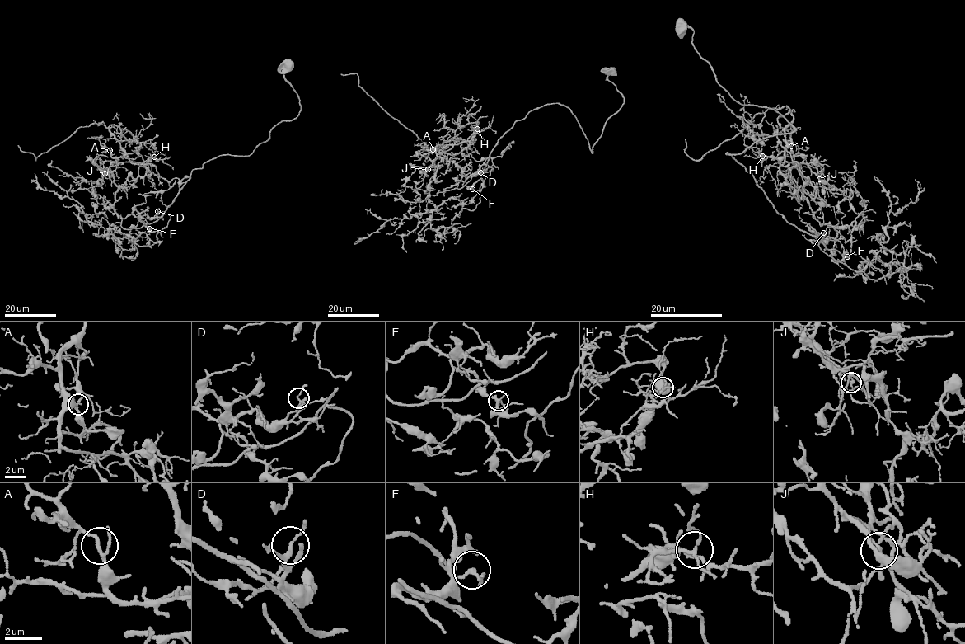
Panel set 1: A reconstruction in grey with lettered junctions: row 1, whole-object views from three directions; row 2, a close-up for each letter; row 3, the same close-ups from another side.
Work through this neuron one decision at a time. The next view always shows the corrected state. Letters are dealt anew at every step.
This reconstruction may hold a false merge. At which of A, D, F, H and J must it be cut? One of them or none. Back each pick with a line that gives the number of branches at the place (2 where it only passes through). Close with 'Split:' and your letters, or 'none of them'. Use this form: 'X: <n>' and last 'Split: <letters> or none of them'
J: 3
Split: J

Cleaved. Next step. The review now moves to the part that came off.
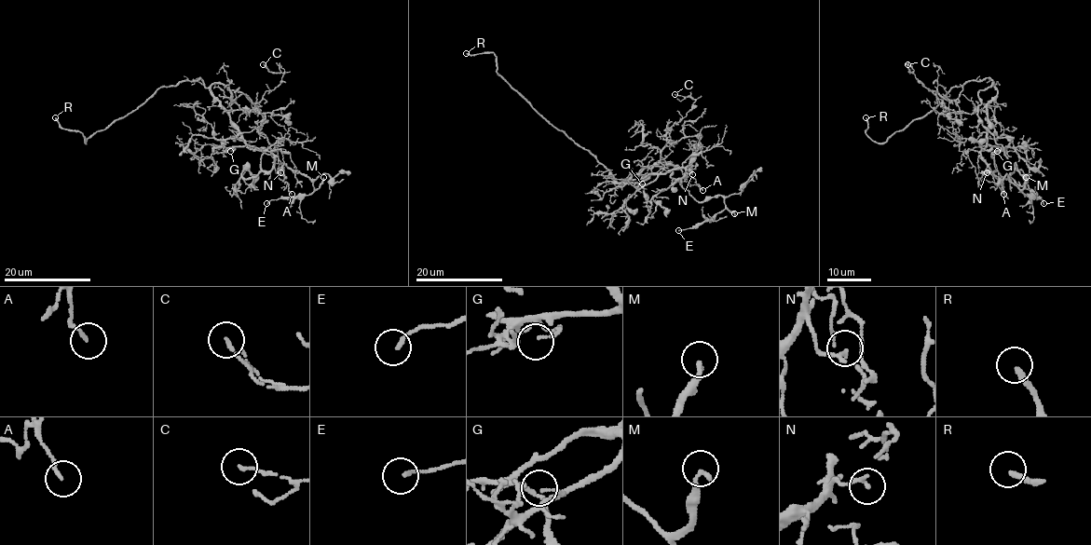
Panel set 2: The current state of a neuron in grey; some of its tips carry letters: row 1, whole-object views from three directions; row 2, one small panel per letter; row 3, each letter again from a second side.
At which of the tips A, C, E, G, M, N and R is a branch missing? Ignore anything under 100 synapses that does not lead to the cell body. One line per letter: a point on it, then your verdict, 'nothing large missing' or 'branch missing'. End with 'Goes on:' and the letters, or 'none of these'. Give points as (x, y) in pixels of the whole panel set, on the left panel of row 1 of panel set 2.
A: place (292, 194); nothing large missing
C: place (263, 64); nothing large missing
E: place (266, 203); nothing large missing
G: place (230, 151); nothing large missing
M: place (323, 177); nothing large missing
N: place (280, 172); nothing large missing
R: place (55, 117); branch missing
Goes on: R

